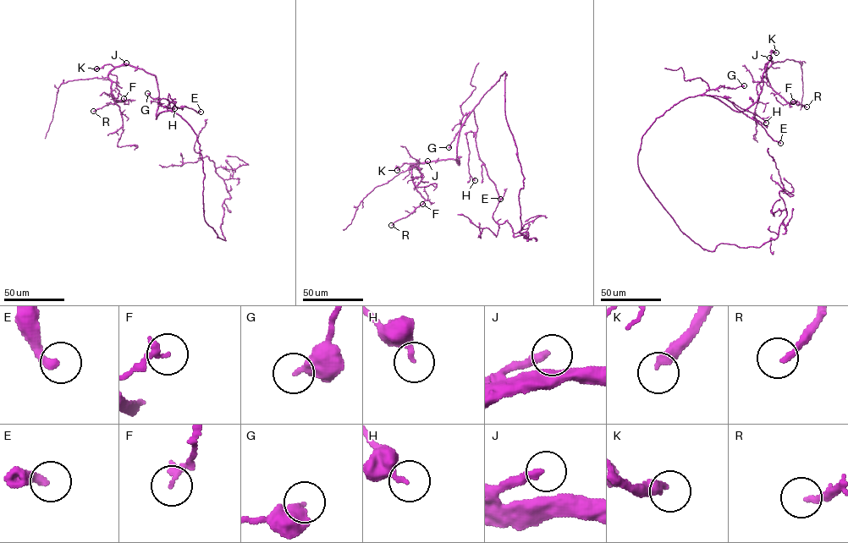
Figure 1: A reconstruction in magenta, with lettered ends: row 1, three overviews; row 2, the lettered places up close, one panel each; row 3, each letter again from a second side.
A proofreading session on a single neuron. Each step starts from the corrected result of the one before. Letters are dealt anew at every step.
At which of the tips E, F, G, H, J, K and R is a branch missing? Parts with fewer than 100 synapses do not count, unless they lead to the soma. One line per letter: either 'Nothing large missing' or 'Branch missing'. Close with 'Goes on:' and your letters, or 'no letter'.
E: Branch missing
F: Nothing large missing
G: Nothing large missing
H: Nothing large missing
J: Branch missing
K: Nothing large missing
R: Nothing large missing
Goes on: E, J

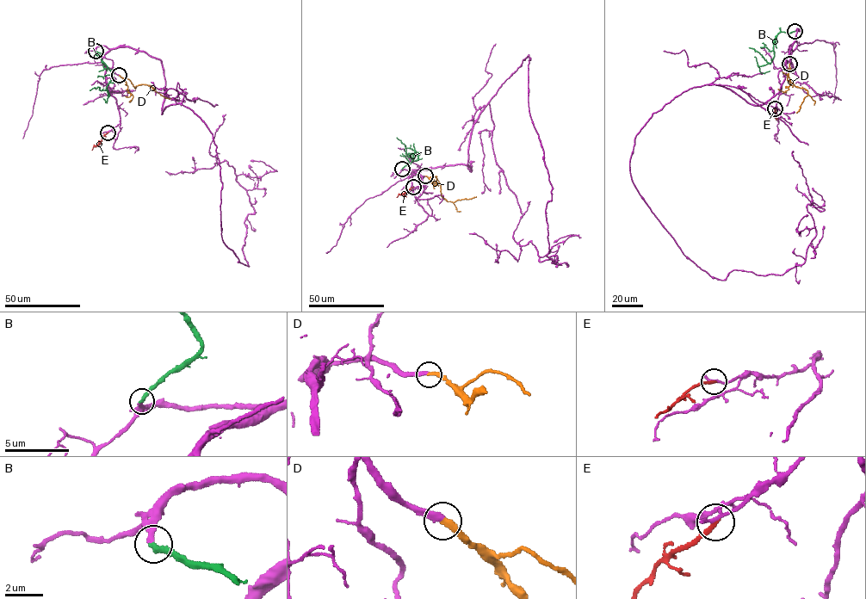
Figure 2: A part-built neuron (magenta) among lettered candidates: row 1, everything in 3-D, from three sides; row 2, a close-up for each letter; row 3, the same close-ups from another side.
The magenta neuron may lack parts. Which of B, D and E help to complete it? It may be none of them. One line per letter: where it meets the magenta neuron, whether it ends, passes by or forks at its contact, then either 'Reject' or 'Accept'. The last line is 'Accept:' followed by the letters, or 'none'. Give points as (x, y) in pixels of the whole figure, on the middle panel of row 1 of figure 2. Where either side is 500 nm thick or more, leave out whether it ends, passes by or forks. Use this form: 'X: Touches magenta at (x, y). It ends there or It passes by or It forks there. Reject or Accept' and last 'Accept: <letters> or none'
B: Touches magenta at (402, 169). It ends there. Accept
D: Touches magenta at (425, 175). It ends there. Accept
E: Touches magenta at (413, 187). It ends there. Reject
Accept: B, D

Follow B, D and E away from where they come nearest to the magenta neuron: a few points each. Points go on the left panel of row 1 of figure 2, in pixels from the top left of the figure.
B: (95, 51), (102, 53), (99, 57), (111, 71), (112, 79), (106, 89), (102, 90), (98, 87), (89, 90)
D: (119, 75), (130, 81), (135, 88), (147, 84), (163, 96), (171, 98)
E: (108, 132), (91, 150)

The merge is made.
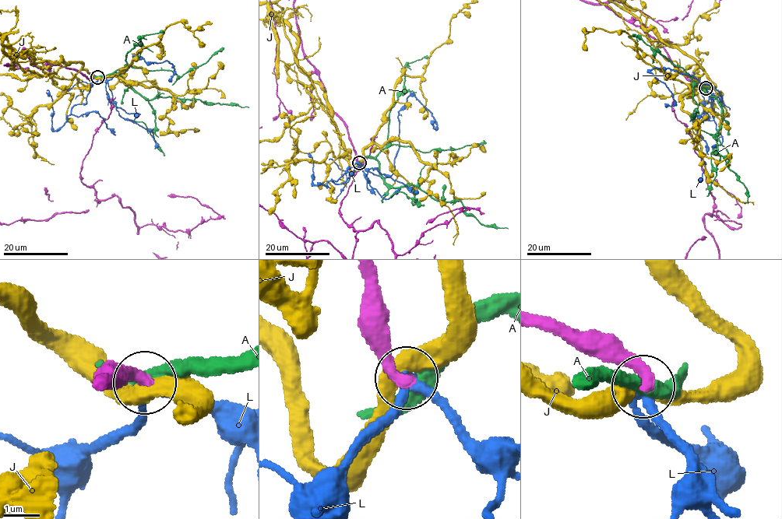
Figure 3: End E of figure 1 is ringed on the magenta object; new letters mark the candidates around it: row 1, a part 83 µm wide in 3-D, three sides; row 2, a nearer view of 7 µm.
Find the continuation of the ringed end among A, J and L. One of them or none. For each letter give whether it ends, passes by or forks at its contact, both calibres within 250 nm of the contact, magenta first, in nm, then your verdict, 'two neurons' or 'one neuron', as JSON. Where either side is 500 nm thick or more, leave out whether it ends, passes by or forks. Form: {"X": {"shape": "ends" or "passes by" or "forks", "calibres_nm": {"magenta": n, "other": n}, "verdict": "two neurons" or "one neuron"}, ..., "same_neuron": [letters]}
{"A": {"shape": "passes by", "calibres_nm": {"magenta": 360, "other": 420}, "verdict": "two neurons"}, "J": {"shape": "passes by", "calibres_nm": {"magenta": 380, "other": 480}, "verdict": "two neurons"}, "L": {"shape": "passes by", "calibres_nm": {"magenta": 360, "other": 240}, "verdict": "one neuron"}, "same_neuron": ["L"]}

